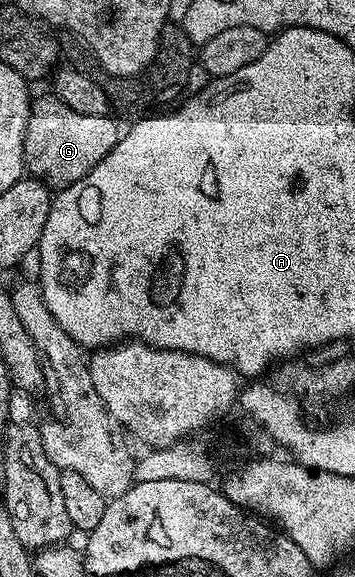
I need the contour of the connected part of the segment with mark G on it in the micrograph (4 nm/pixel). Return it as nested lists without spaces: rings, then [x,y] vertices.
[[[53,94],[36,95],[31,101],[31,113],[25,126],[23,139],[23,166],[34,179],[43,181],[48,188],[67,188],[73,182],[85,178],[113,150],[119,140],[121,128],[111,121],[110,115],[94,116],[77,114],[69,110]]]

